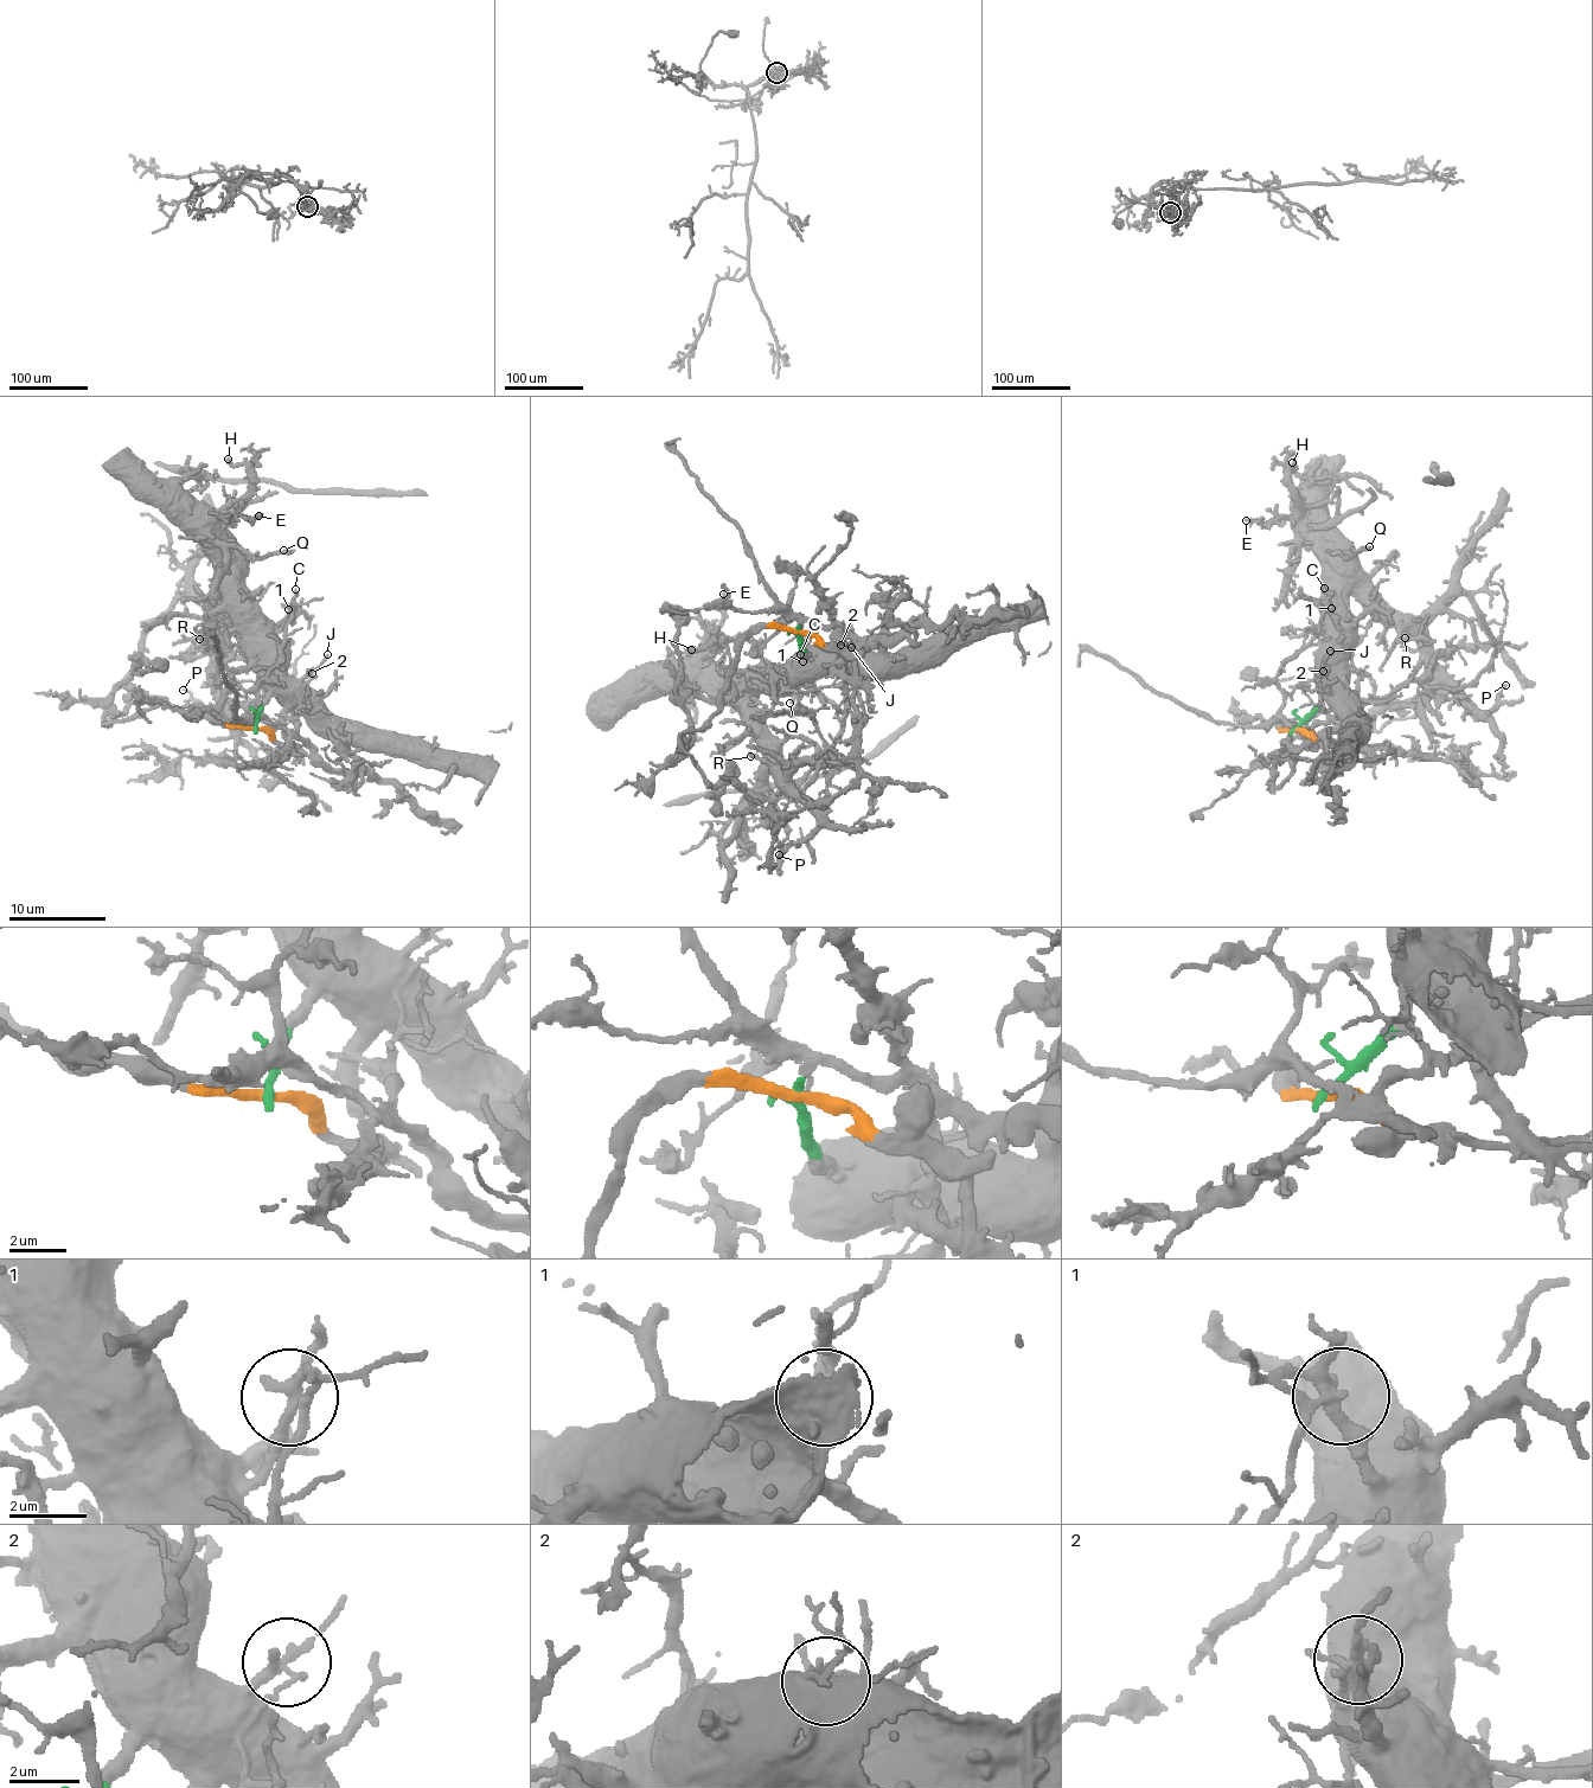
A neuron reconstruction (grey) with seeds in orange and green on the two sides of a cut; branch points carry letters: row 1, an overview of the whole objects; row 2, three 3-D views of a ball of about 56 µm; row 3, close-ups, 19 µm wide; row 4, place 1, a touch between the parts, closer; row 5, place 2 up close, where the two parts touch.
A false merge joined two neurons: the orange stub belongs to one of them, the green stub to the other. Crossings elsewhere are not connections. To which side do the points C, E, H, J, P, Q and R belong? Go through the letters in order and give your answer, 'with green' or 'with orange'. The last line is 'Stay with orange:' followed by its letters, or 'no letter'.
C: with green
E: with green
H: with green
J: with green
P: with green
Q: with green
R: with green
Stay with orange: no letter

